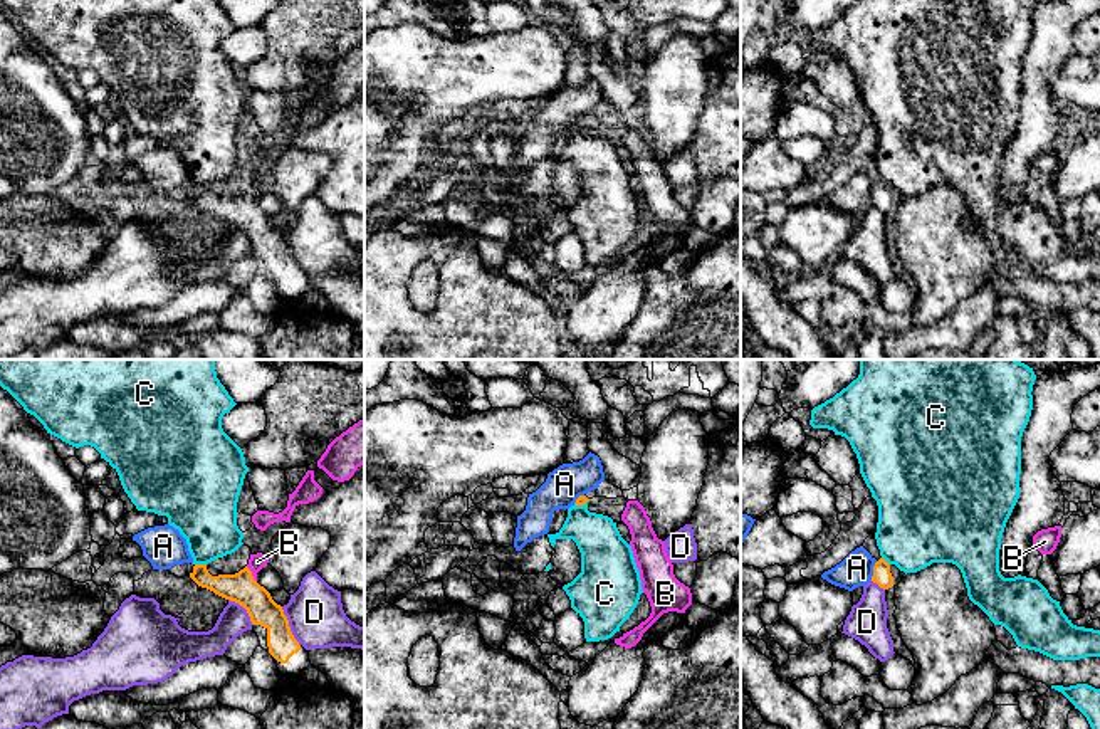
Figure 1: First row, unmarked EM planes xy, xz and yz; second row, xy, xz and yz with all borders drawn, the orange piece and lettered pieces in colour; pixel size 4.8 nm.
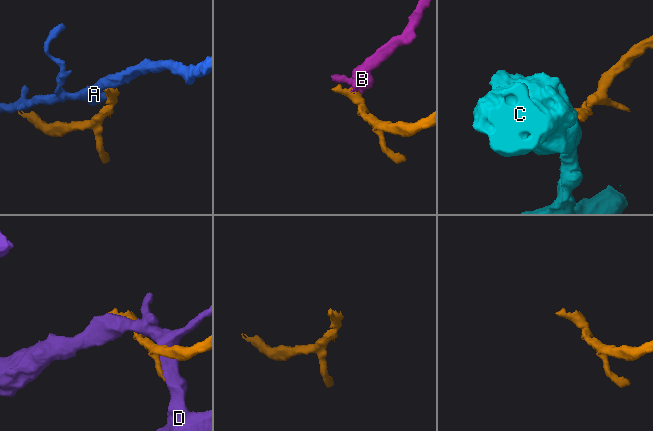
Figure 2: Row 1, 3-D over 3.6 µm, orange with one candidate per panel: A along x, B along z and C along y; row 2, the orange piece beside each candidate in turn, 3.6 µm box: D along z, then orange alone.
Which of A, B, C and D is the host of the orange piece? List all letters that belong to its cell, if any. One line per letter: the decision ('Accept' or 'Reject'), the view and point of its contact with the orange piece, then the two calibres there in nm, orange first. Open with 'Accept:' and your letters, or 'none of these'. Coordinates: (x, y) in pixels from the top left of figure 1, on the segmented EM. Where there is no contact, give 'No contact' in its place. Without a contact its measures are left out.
Accept: B
A: Reject. Touches orange at yz (874, 570). Thickness 90 nm (orange) against 160 nm
B: Accept. Touches orange at xy (251, 575). Thickness 150 nm (orange) against 80 nm
C: Reject. Touches orange at xy (200, 565). Thickness 150 nm (orange) against 300 nm
D: Reject. Touches orange at xy (289, 627). Thickness 140 nm (orange) against 260 nm

